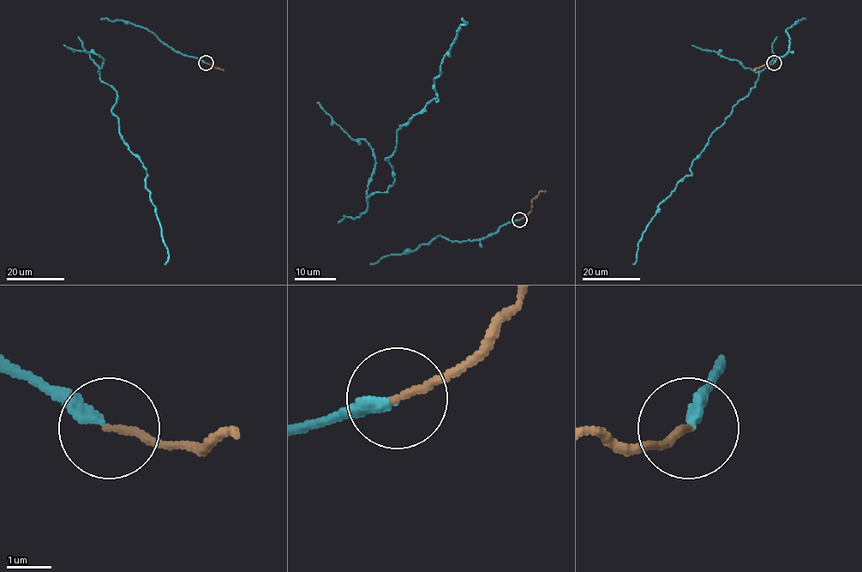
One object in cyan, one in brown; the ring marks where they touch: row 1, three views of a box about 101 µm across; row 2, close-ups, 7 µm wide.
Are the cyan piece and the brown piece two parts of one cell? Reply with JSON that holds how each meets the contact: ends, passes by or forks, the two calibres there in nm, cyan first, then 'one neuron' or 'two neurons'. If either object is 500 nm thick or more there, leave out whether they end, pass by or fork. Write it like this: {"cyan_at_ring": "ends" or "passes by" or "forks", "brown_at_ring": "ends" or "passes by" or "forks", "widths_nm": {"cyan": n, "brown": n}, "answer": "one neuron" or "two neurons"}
{"cyan_at_ring": "ends", "brown_at_ring": "ends", "widths_nm": {"cyan": 240, "brown": 160}, "answer": "two neurons"}

